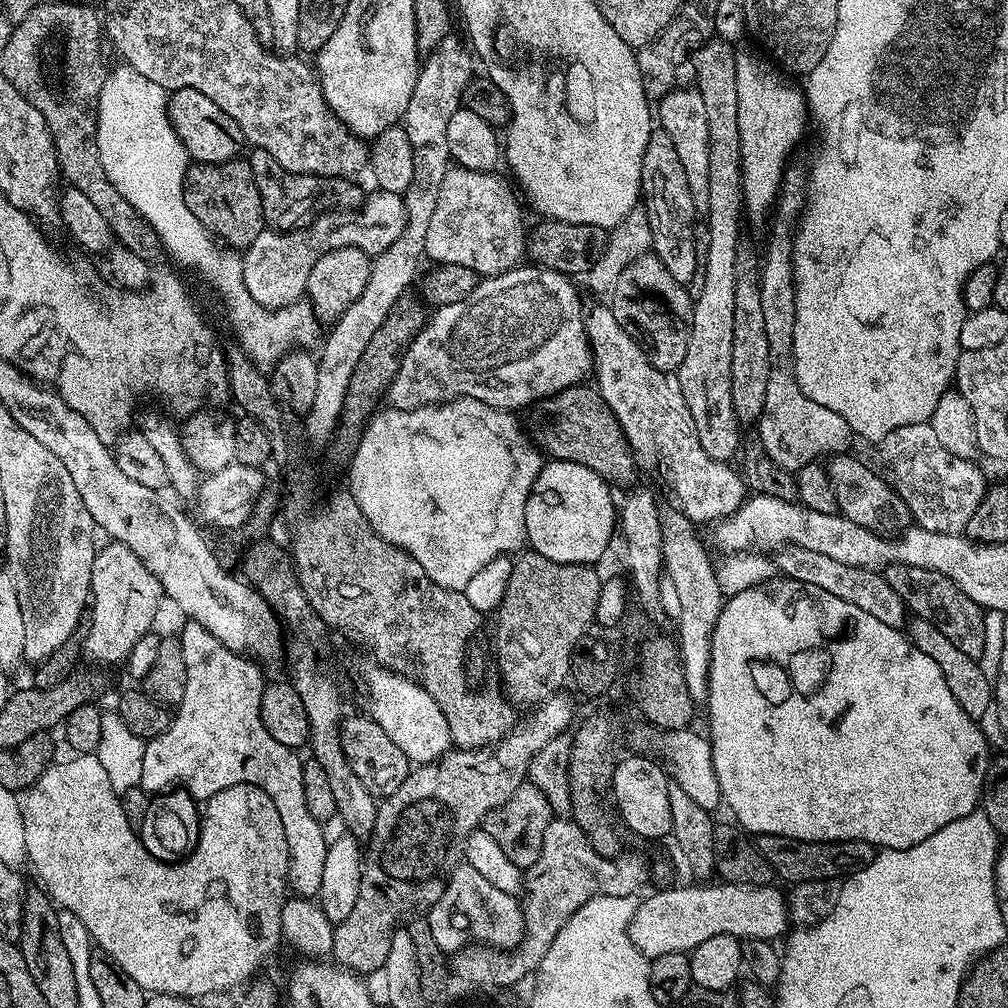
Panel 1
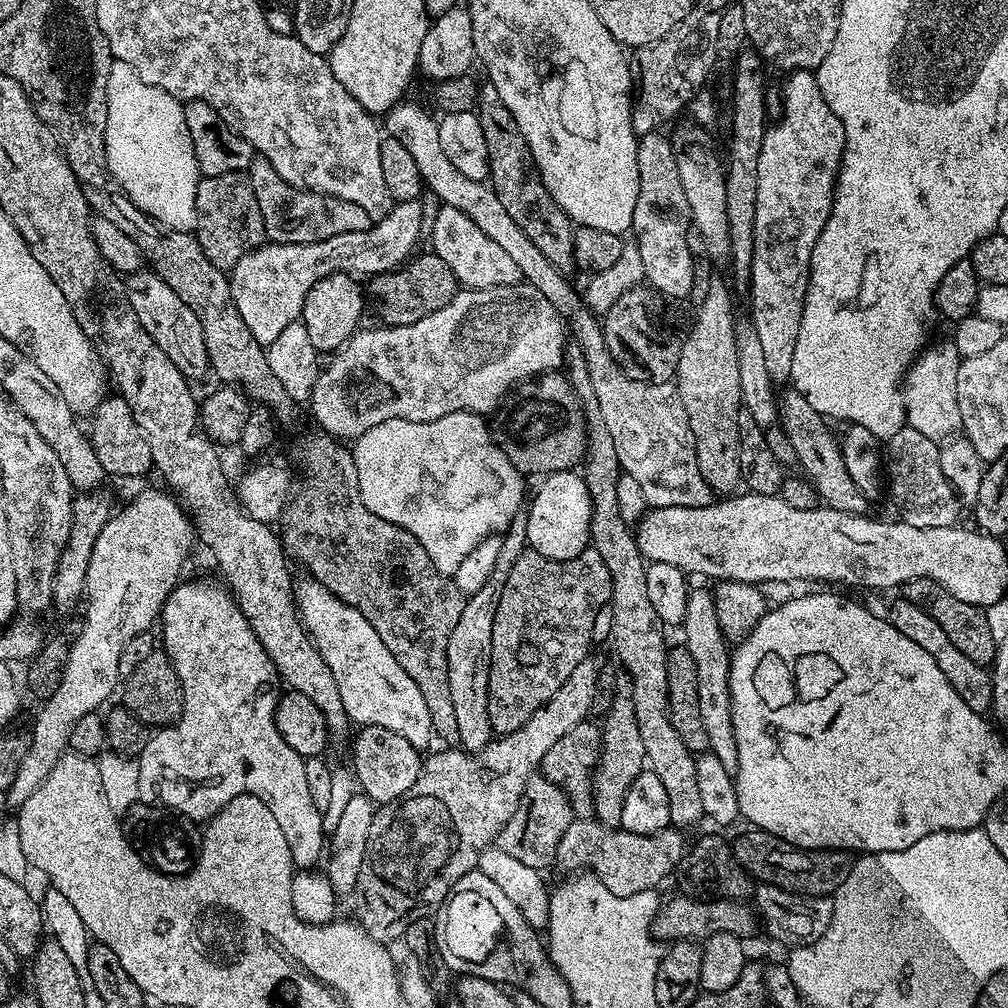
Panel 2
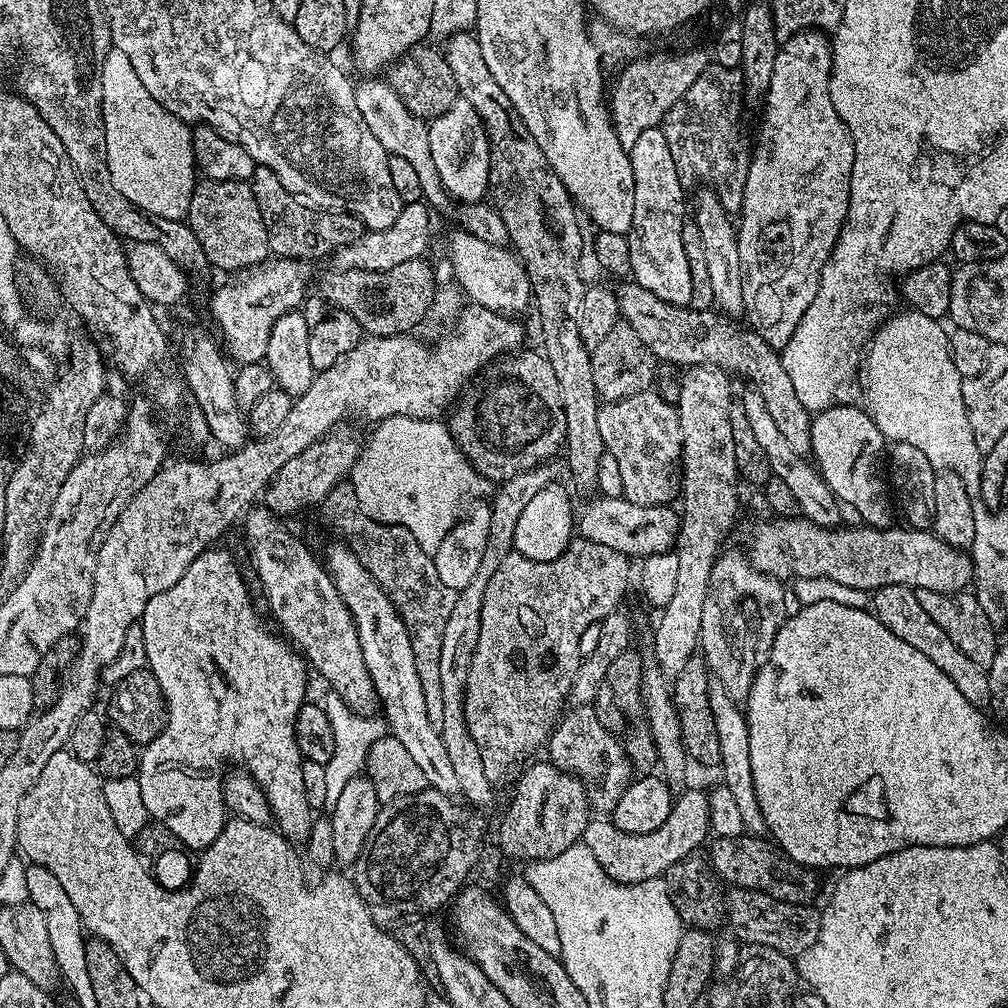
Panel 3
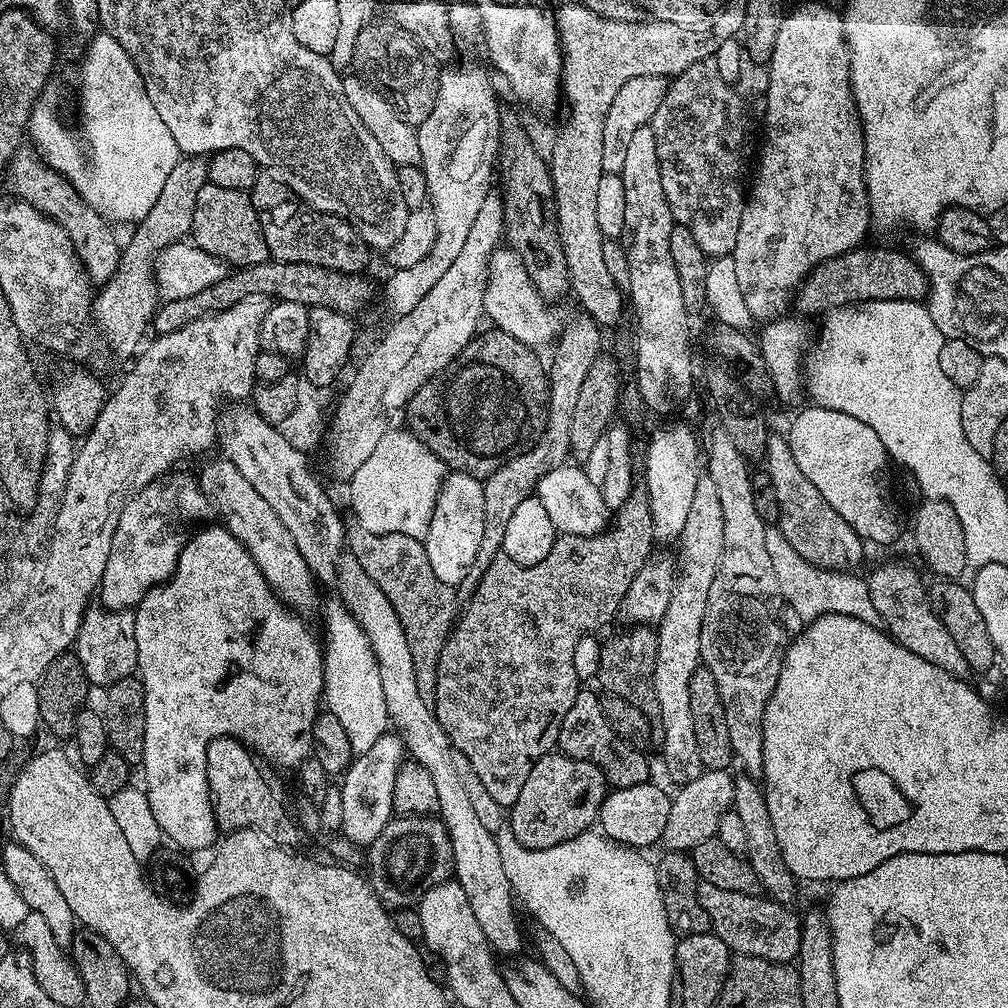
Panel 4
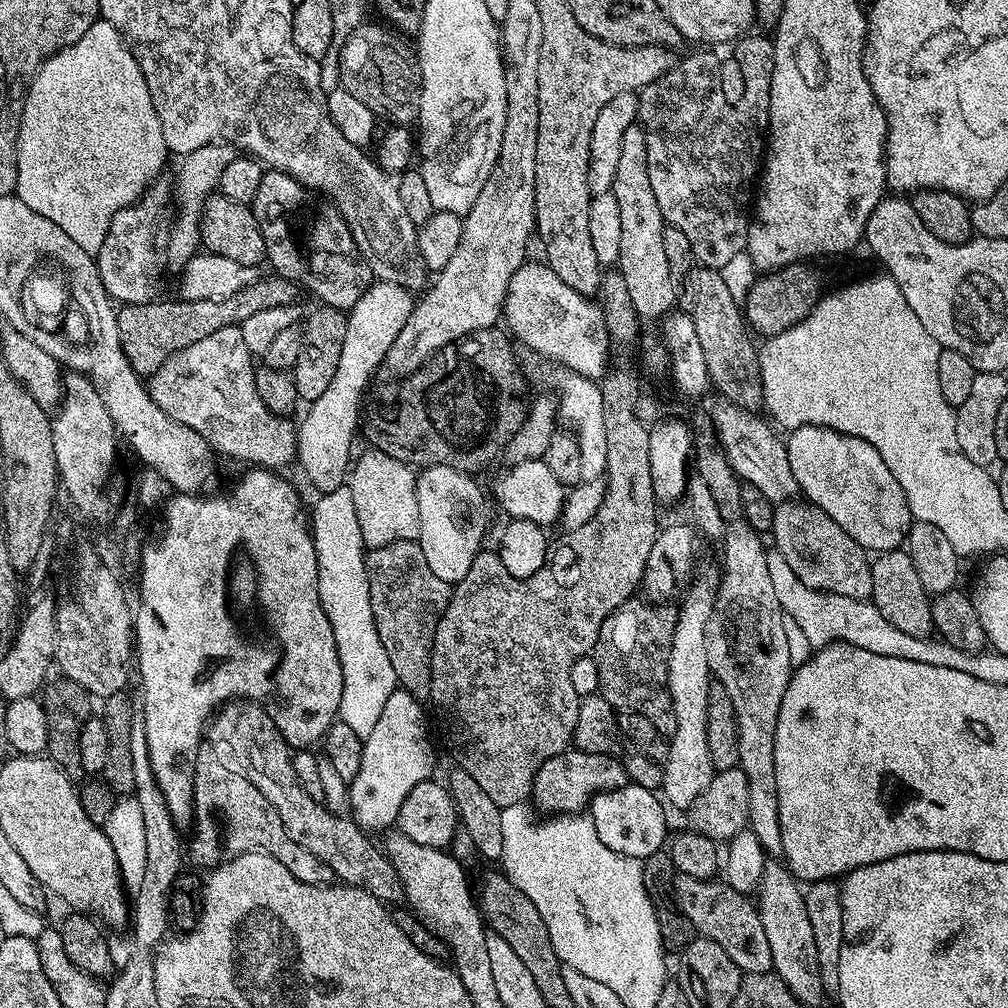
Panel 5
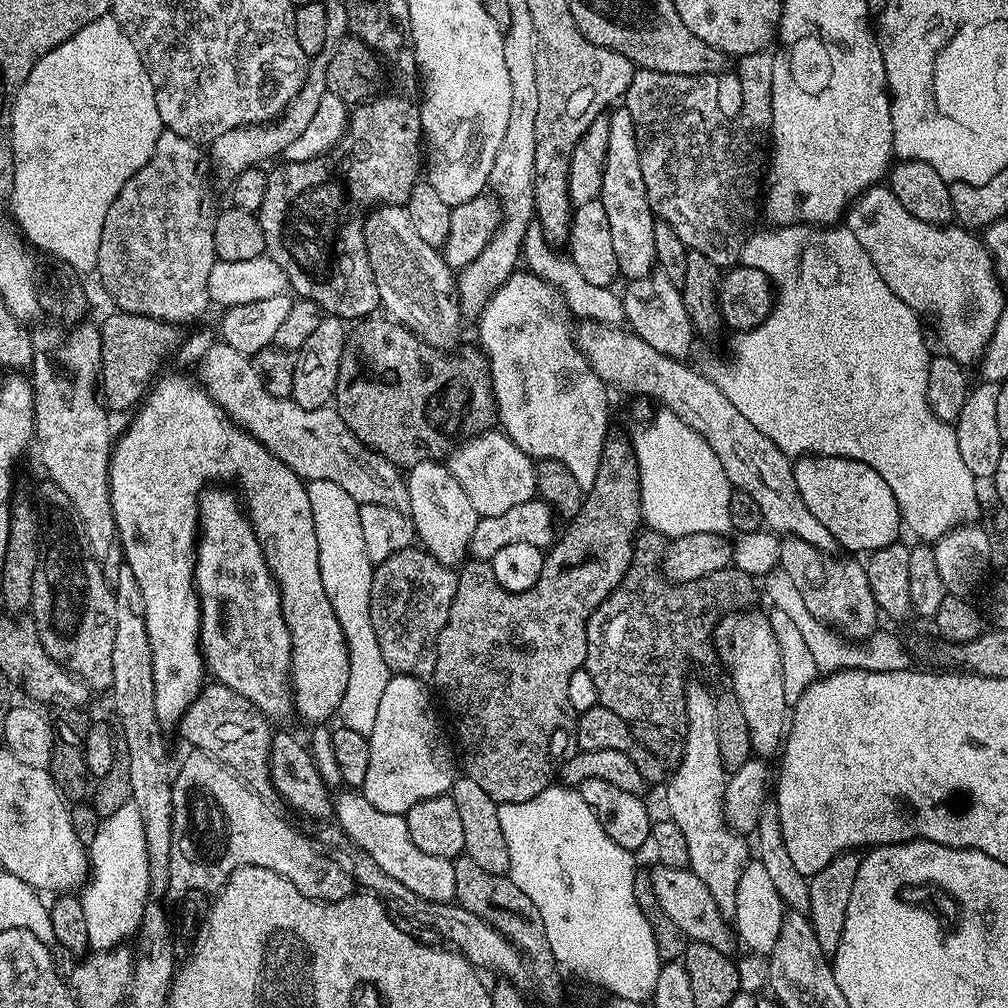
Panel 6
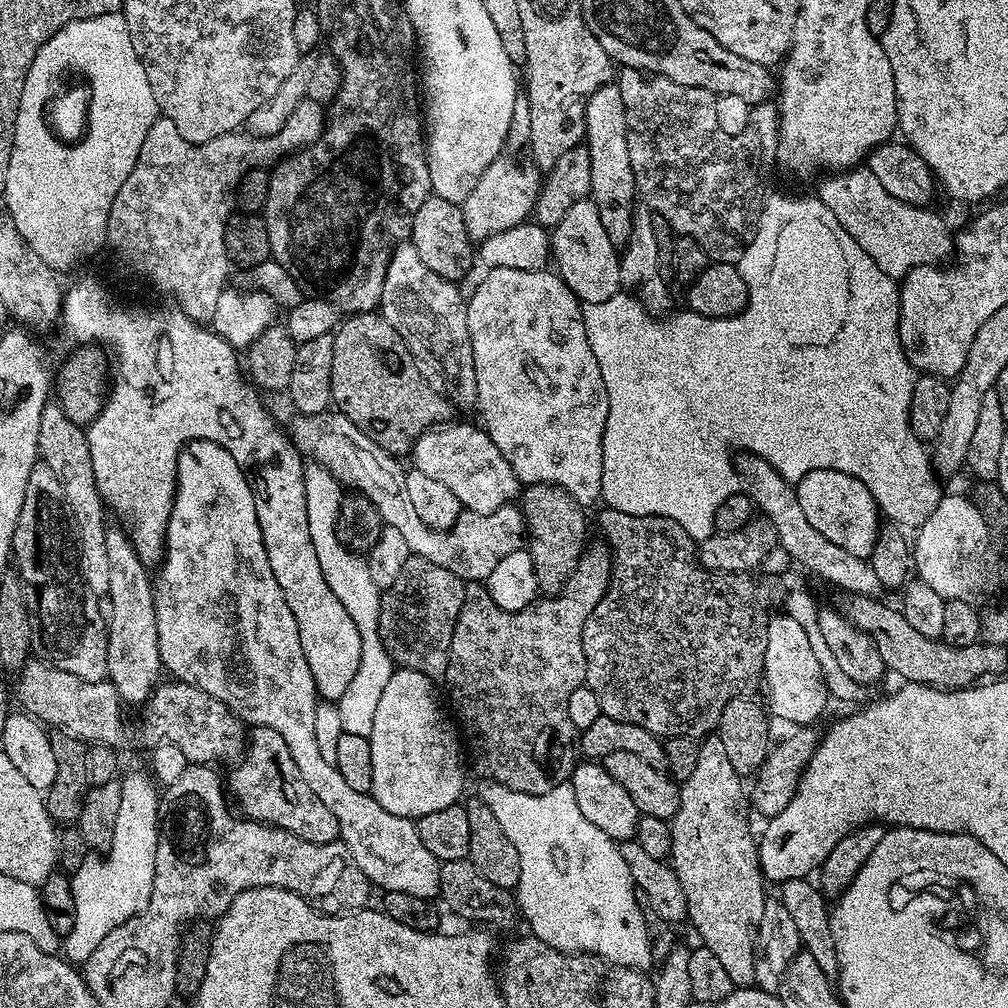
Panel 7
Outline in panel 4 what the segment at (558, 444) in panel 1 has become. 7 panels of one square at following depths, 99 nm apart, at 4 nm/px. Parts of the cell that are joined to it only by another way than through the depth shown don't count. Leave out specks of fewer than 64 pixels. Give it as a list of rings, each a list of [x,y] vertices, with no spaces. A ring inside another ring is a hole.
[[[499,330],[481,331],[432,380],[410,398],[406,409],[407,431],[414,433],[449,469],[465,472],[483,482],[510,458],[524,451],[543,429],[548,418],[548,373],[546,364],[527,344]]]

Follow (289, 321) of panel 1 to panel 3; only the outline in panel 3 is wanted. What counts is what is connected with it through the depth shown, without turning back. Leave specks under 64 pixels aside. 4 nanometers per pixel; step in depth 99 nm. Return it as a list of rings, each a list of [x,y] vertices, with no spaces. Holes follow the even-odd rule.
[[[118,51],[109,52],[102,66],[102,114],[106,130],[107,162],[110,165],[111,181],[121,191],[122,196],[136,208],[148,212],[151,216],[161,216],[171,220],[184,220],[188,215],[188,207],[192,191],[198,183],[196,155],[192,149],[192,128],[170,114],[154,98],[150,98],[150,90],[142,86],[142,78],[130,66],[130,58]]]

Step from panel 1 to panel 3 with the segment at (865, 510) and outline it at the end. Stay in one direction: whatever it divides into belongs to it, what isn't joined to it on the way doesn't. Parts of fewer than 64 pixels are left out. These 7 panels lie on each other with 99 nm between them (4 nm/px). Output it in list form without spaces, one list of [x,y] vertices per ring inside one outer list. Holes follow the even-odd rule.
[[[624,282],[621,288],[615,289],[616,301],[620,307],[620,320],[642,338],[657,361],[668,364],[713,364],[733,377],[745,376],[751,387],[762,394],[762,402],[766,402],[766,410],[774,417],[778,431],[785,436],[799,456],[807,457],[812,451],[812,416],[798,402],[798,394],[790,382],[790,374],[786,374],[786,366],[782,366],[780,352],[771,348],[751,328],[744,326],[735,328],[729,317],[716,310],[694,310],[687,306],[674,306],[654,298],[650,290],[642,290],[635,282]]]

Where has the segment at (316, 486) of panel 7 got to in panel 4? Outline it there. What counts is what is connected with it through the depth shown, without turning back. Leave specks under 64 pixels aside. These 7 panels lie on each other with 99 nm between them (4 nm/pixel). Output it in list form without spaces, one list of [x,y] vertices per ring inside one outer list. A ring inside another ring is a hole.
[[[332,598],[325,606],[324,626],[328,630],[328,640],[326,636],[322,704],[326,711],[338,718],[338,722],[342,722],[353,753],[361,756],[390,728],[386,694],[382,694],[382,674],[378,674],[378,658],[374,658],[370,638],[366,638],[362,626],[358,626],[350,610],[339,599]]]

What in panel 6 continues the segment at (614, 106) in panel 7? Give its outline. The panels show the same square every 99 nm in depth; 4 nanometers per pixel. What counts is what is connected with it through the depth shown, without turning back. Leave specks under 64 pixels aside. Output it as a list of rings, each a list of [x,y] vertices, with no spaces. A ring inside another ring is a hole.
[[[623,106],[613,107],[608,121],[610,142],[606,150],[606,170],[602,172],[602,190],[599,199],[602,207],[606,209],[606,218],[610,221],[610,238],[614,245],[614,255],[618,258],[620,276],[625,281],[637,280],[650,275],[657,267],[654,250],[654,226],[657,217],[650,206],[650,198],[646,198],[646,181],[642,178],[642,162],[638,158],[638,138],[634,130],[634,118],[630,118],[630,110]]]

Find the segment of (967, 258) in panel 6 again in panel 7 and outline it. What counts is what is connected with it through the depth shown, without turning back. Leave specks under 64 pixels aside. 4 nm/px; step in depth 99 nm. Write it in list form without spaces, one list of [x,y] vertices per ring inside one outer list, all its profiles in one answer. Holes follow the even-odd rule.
[[[867,166],[825,176],[828,177],[820,184],[818,198],[831,210],[842,230],[874,258],[878,270],[891,280],[899,281],[917,264],[940,264],[953,255],[954,232],[948,229],[947,222],[932,212],[931,207],[915,208],[906,202],[898,202]]]

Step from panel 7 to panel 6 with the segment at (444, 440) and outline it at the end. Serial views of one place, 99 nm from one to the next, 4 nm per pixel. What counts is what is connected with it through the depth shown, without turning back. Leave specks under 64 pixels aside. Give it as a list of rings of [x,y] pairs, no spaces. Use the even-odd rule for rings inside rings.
[[[489,430],[481,436],[470,437],[447,457],[446,463],[448,469],[454,474],[454,478],[458,478],[458,486],[466,490],[470,502],[474,505],[474,510],[478,510],[482,518],[506,514],[506,510],[511,510],[514,506],[522,506],[522,502],[531,500],[537,495],[536,464],[532,457],[527,456],[509,436],[504,435],[503,431]]]

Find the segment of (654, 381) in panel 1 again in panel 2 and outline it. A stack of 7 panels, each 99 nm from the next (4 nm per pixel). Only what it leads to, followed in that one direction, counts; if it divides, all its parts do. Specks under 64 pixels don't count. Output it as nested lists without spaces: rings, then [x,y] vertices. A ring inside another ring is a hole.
[[[408,103],[396,104],[386,113],[382,120],[383,131],[391,139],[402,142],[402,146],[406,146],[406,150],[410,150],[414,162],[418,162],[418,170],[424,179],[425,189],[435,196],[441,205],[457,208],[462,210],[462,214],[469,216],[474,222],[474,226],[478,226],[478,230],[482,230],[482,234],[486,234],[486,238],[498,243],[498,246],[502,247],[502,250],[505,250],[506,254],[517,263],[523,281],[541,291],[542,296],[555,309],[568,315],[569,329],[574,330],[575,343],[582,349],[583,356],[586,358],[590,382],[593,383],[594,394],[597,395],[598,399],[599,413],[602,414],[606,430],[609,431],[613,439],[614,450],[617,451],[623,475],[635,478],[638,481],[638,487],[642,489],[642,496],[646,498],[649,509],[665,508],[666,506],[701,508],[713,503],[714,493],[698,466],[694,434],[690,430],[690,422],[686,418],[686,406],[682,406],[682,398],[675,383],[647,384],[644,380],[630,379],[621,370],[617,357],[612,356],[609,352],[601,321],[595,313],[589,311],[587,305],[580,304],[579,293],[577,289],[575,292],[573,286],[565,277],[567,275],[561,269],[554,267],[542,250],[534,246],[533,240],[519,229],[518,224],[514,222],[514,218],[511,218],[510,214],[507,213],[506,206],[498,199],[498,194],[493,190],[491,183],[483,180],[471,180],[466,178],[466,174],[458,174],[454,162],[450,162],[450,158],[446,158],[446,154],[442,150],[442,142],[438,138],[440,126],[437,117],[430,116],[416,104]]]

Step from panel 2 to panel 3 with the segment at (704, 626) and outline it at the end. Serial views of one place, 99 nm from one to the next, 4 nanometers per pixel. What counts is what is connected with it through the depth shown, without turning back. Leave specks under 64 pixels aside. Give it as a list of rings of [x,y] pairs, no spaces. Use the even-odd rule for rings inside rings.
[[[712,682],[708,685],[710,694],[710,714],[714,714],[714,730],[718,734],[719,748],[722,753],[720,767],[718,769],[719,779],[730,790],[734,797],[747,835],[763,837],[768,831],[766,818],[762,814],[762,806],[758,806],[758,793],[754,791],[754,773],[750,766],[750,734],[748,733],[748,719],[738,709],[737,701],[726,694],[724,685]]]

